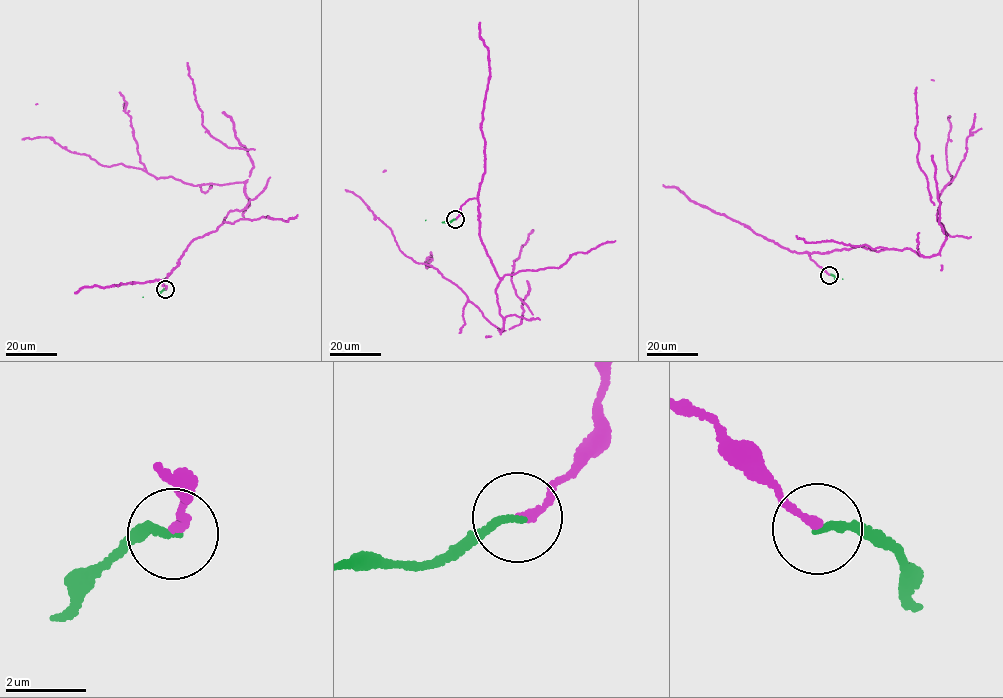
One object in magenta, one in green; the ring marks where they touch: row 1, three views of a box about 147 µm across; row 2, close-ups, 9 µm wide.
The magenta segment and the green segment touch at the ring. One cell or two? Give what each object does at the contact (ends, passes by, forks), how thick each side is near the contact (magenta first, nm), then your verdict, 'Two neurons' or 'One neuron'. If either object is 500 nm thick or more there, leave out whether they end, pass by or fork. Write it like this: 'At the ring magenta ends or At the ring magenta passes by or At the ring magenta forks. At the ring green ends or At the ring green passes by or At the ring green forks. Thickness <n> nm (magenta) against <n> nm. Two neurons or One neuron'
At the ring magenta ends. At the ring green ends. Thickness 200 nm (magenta) against 180 nm. One neuron

